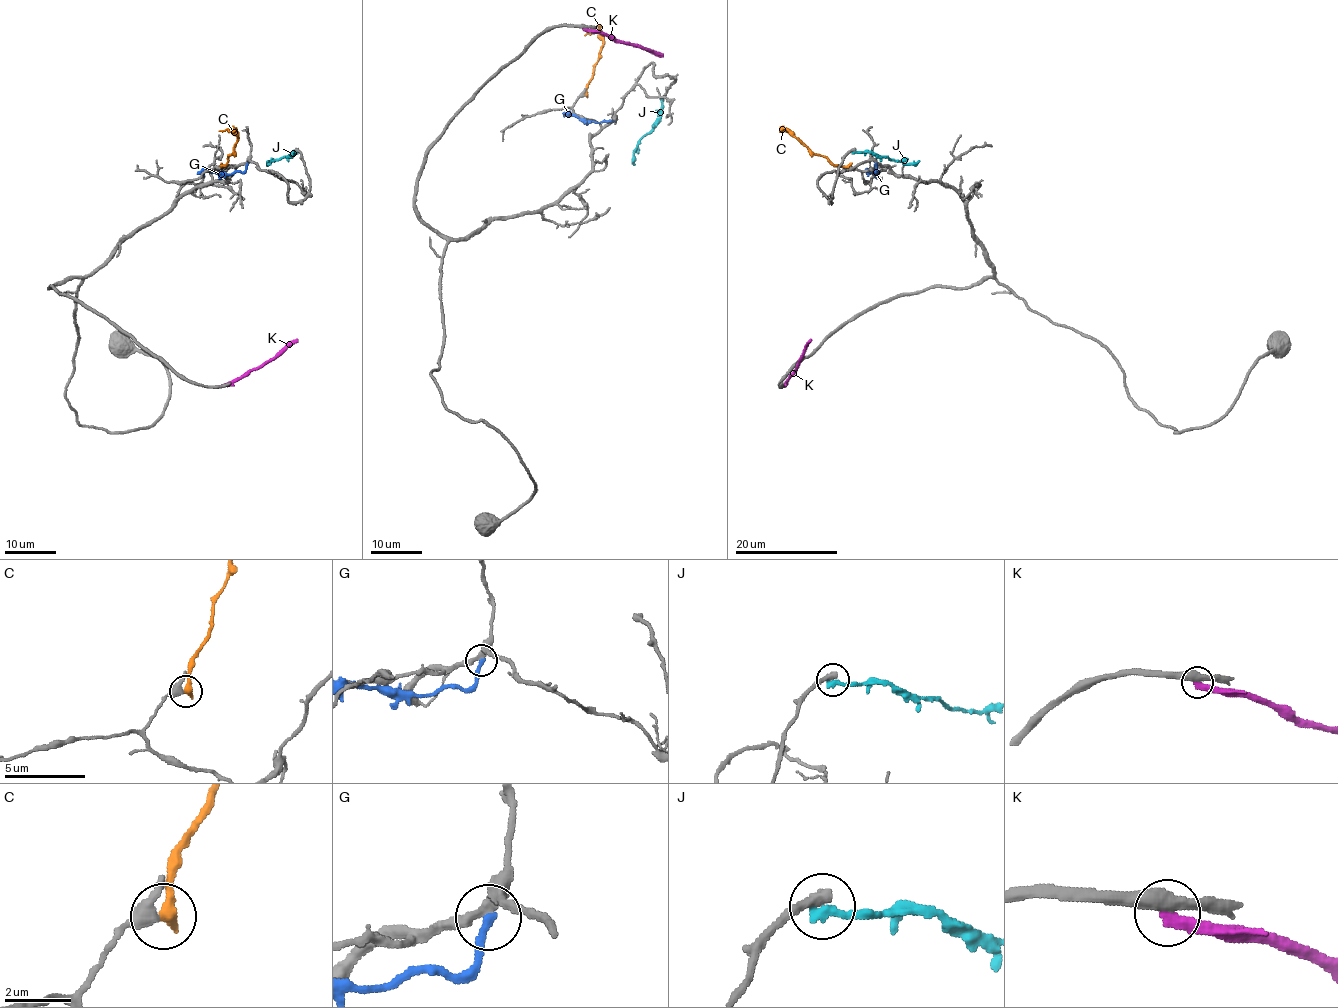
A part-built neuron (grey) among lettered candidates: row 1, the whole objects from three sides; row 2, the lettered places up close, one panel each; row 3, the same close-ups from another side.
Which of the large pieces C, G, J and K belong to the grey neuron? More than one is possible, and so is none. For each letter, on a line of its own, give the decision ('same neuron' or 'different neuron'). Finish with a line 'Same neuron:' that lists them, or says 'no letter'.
C: different neuron
G: different neuron
J: different neuron
K: different neuron
Same neuron: no letter

